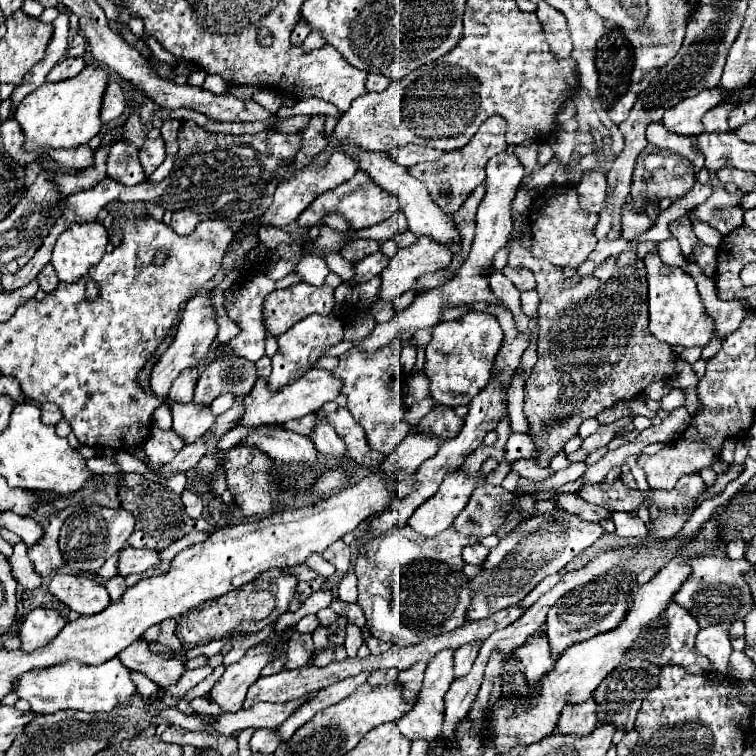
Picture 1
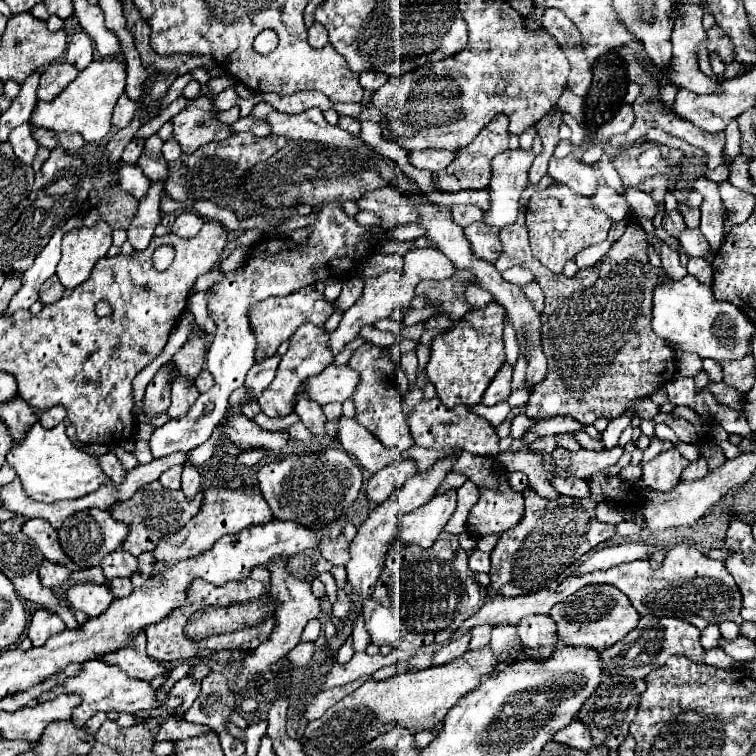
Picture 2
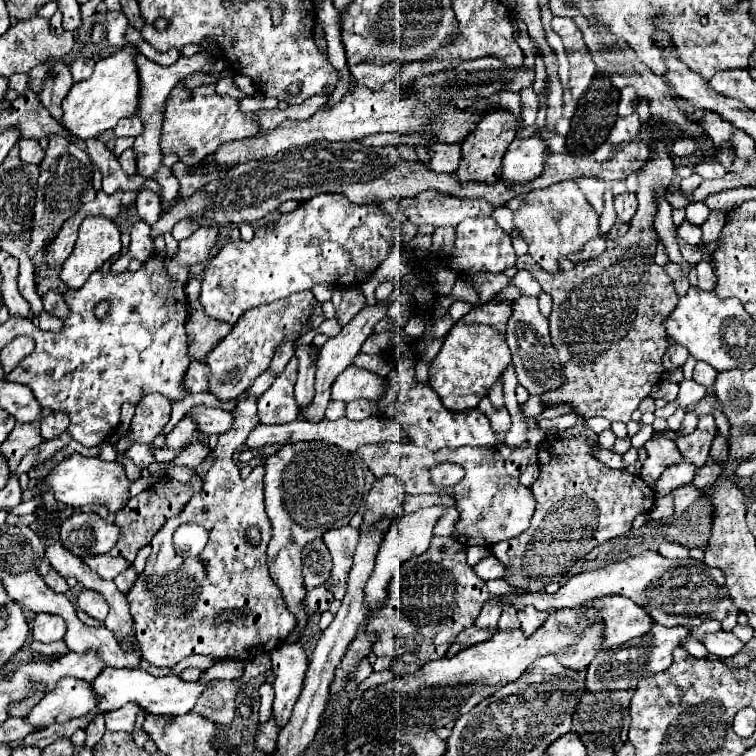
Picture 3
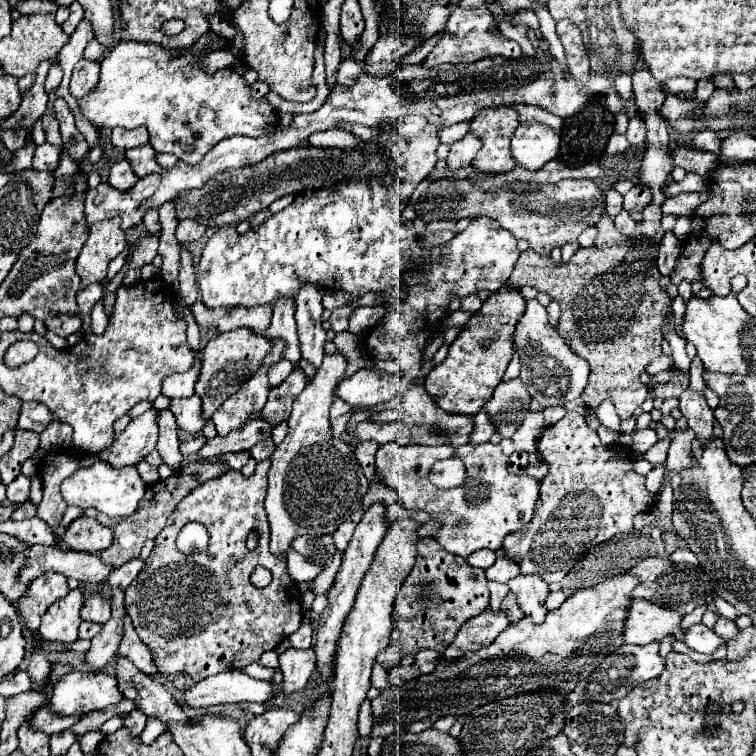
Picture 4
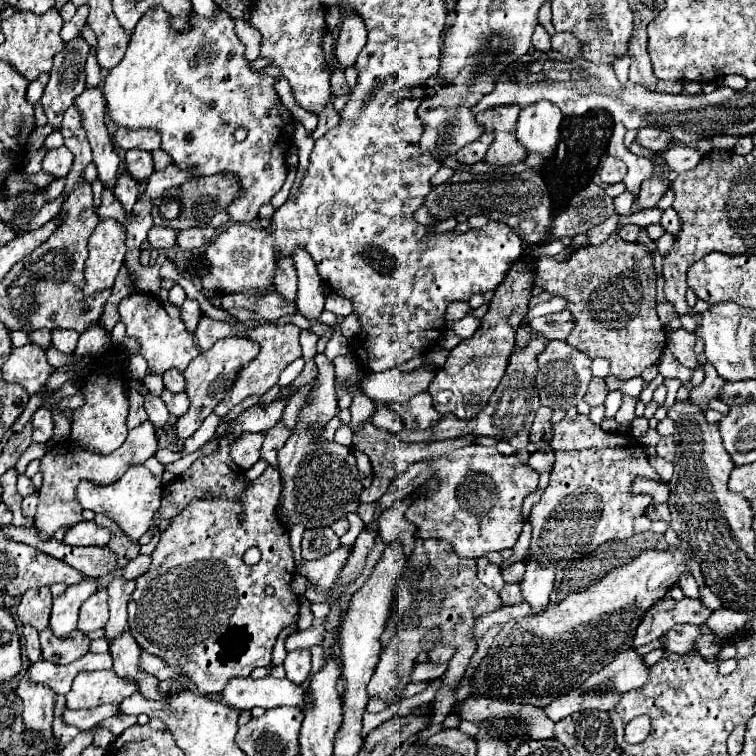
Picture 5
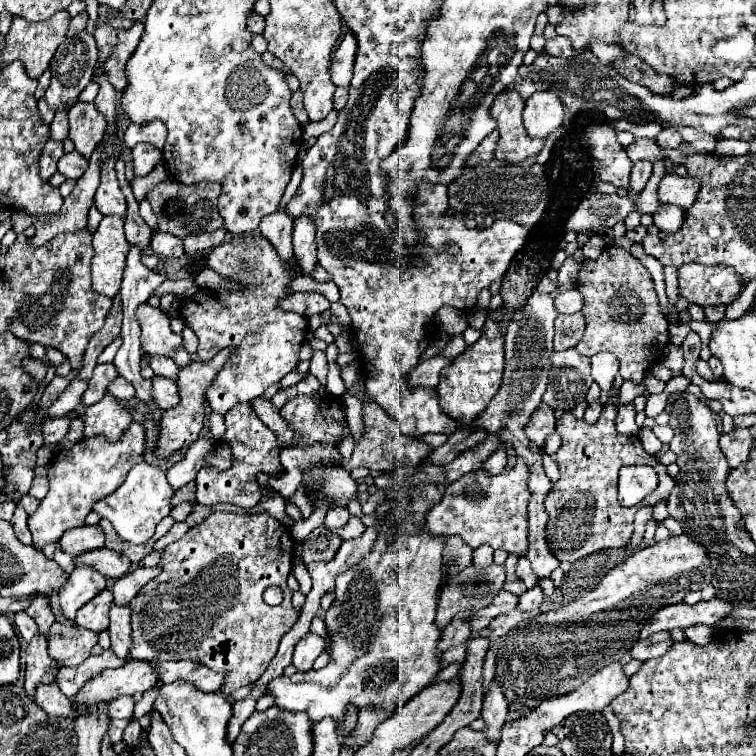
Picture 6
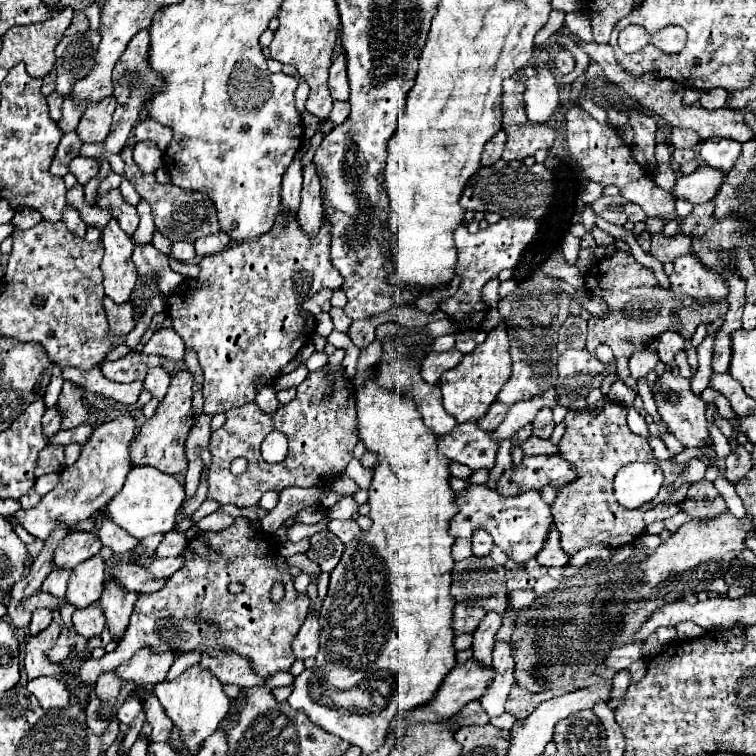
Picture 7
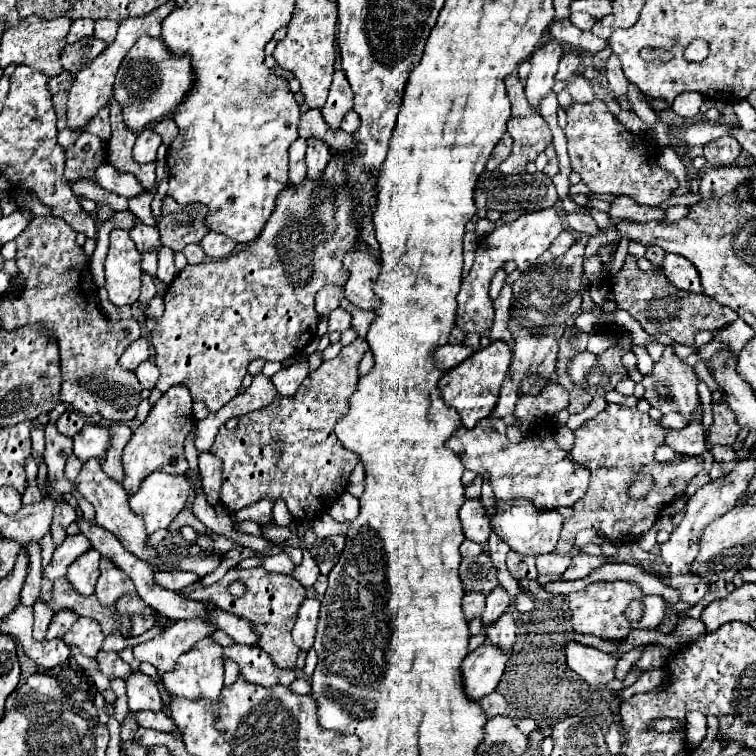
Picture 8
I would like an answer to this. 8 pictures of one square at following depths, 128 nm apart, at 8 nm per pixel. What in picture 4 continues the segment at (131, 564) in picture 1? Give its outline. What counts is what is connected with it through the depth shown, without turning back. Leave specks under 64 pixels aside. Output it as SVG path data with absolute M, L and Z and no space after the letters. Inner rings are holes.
M34 544L26 550L26 566L20 574L22 582L32 582L40 574L54 570L80 582L104 582L112 574L112 566L104 564L98 554L76 552L60 546Z

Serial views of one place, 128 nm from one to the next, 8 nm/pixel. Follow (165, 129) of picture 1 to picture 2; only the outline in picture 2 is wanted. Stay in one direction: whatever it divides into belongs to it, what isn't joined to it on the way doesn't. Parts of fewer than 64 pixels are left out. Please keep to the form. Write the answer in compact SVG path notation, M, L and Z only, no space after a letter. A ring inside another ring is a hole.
M172 136L172 138L168 138L168 140L164 142L164 158L166 158L168 162L172 162L172 160L176 160L180 154L182 154L180 144L176 144L174 136Z

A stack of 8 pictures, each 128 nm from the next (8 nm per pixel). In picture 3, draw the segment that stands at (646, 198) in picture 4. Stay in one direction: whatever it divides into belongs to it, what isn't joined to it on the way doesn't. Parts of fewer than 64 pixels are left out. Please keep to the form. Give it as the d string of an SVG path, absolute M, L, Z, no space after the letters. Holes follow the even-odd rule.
M626 192L626 194L614 198L614 208L616 208L618 220L622 220L622 222L630 222L630 218L632 218L634 212L636 212L636 206L638 206L636 194Z

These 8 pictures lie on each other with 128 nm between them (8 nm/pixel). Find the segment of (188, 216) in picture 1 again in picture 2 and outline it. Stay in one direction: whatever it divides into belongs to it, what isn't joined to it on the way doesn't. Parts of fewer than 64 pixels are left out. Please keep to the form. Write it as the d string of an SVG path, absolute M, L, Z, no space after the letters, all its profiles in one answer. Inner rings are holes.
M182 212L172 224L172 232L180 238L192 238L200 232L202 224L204 224L202 216L198 216L194 212Z

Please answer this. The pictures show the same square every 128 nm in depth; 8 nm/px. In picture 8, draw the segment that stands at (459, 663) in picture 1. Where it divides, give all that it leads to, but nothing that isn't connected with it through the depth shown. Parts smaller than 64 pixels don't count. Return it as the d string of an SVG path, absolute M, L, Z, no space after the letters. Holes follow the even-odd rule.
M466 498L462 508L460 508L460 518L462 518L462 528L464 528L464 536L468 540L474 540L482 546L488 544L488 536L492 534L490 524L484 516L484 508L480 504L478 498ZM472 530L472 534L468 536L468 532Z

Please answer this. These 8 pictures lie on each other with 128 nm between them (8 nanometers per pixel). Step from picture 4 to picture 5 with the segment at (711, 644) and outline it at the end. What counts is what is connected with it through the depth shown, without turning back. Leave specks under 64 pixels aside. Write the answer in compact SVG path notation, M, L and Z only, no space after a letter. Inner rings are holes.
M694 624L676 626L676 628L668 630L664 648L666 648L668 652L676 652L676 654L696 652L696 640L698 640L700 636L702 636L702 632L700 632L700 628L696 628Z

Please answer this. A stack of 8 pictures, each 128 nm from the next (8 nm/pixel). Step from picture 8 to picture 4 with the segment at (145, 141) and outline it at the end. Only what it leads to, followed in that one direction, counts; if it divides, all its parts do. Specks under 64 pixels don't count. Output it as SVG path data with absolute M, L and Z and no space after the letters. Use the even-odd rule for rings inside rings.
M150 144L126 150L126 160L130 162L134 174L140 178L144 178L148 174L162 174L164 172L164 168L156 162L156 152Z

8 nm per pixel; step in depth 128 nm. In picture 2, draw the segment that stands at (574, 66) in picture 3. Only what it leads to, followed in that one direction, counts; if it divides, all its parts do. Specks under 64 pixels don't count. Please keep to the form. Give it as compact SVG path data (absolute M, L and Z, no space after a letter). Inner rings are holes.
M546 8L542 14L542 26L548 34L552 34L560 46L568 44L580 44L580 32L578 28L556 8Z

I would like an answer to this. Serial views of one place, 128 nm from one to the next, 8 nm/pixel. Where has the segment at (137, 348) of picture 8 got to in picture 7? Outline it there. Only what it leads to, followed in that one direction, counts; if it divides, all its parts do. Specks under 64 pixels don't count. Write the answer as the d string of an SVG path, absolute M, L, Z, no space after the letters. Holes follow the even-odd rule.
M136 352L116 362L104 362L102 374L108 376L108 380L112 382L134 382L134 380L142 382L144 372L148 372L148 368L156 368L162 364L164 364L164 358L160 356L146 356L142 352Z

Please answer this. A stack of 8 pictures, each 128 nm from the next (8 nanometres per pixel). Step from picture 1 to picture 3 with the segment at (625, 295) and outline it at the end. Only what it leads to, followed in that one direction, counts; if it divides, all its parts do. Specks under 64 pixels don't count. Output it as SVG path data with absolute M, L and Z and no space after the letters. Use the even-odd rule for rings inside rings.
M640 102L636 112L640 114L642 124L652 126L652 132L654 132L654 138L658 140L658 144L654 146L652 160L640 170L640 188L636 192L638 210L636 210L634 218L630 220L630 230L624 236L624 246L608 240L608 248L604 254L600 254L598 258L592 258L588 262L576 264L576 268L570 272L558 272L554 276L548 274L546 270L542 270L532 260L530 254L518 256L518 262L516 262L518 268L528 270L540 282L542 290L546 294L550 294L552 302L554 302L552 314L550 314L550 336L552 336L552 346L558 352L558 362L564 372L564 386L560 386L552 392L540 394L540 398L548 408L568 404L583 420L600 416L610 422L620 420L620 422L628 424L630 414L638 408L640 400L650 396L652 388L662 382L662 378L664 378L662 356L668 348L666 330L664 330L662 322L672 312L672 308L676 306L676 300L678 300L672 278L664 272L662 266L658 266L654 262L656 238L654 238L654 228L652 228L654 214L656 214L656 188L658 188L658 184L668 188L674 182L674 176L676 176L674 162L672 162L672 154L670 154L668 146L660 144L662 136L656 134L658 132L656 122L650 118L646 104Z

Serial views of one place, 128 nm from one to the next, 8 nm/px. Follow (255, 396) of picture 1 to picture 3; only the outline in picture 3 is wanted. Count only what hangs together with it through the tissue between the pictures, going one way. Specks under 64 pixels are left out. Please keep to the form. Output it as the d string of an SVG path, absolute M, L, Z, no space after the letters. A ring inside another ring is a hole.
M348 366L332 382L332 400L342 402L350 402L356 398L374 400L380 394L382 394L382 378L358 366Z

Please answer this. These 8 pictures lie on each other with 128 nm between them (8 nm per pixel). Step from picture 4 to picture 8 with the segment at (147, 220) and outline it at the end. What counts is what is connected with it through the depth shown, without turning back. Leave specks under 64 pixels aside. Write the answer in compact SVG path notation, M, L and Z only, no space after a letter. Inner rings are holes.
M188 244L188 248L184 248L182 252L184 252L188 264L200 264L200 262L206 260L206 254L198 244Z

